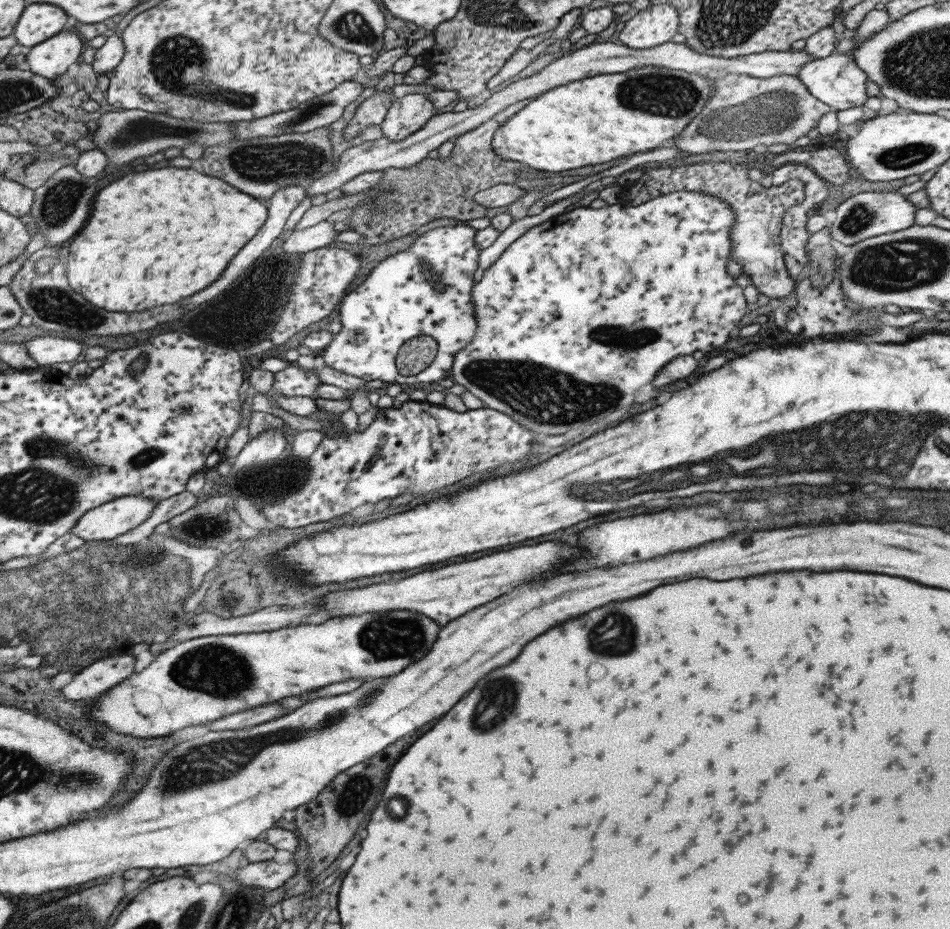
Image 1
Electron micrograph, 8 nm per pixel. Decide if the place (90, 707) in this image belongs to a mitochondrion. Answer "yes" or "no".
no

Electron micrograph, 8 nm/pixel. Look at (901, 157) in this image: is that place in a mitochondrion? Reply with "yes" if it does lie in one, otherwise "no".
yes

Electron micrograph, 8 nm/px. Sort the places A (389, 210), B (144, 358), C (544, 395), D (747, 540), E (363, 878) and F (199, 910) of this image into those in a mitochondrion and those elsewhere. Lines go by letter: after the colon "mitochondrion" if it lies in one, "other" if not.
A: mitochondrion
B: other
C: mitochondrion
D: other
E: other
F: mitochondrion

